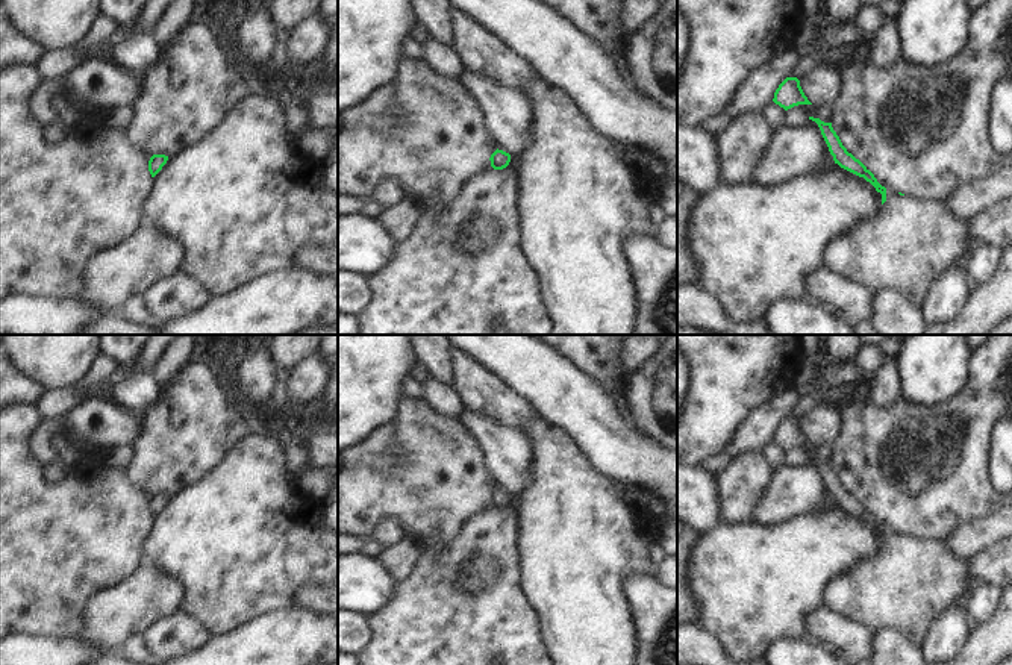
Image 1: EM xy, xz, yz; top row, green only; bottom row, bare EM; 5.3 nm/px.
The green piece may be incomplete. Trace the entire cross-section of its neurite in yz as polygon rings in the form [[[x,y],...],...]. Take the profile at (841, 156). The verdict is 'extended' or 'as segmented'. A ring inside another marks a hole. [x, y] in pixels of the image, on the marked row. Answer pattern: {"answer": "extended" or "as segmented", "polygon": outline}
{"answer": "extended", "polygon": [[[809,117],[809,120],[818,124],[835,164],[864,177],[882,194],[882,208],[877,215],[850,227],[829,242],[826,267],[873,288],[874,292],[879,289],[897,289],[921,308],[929,294],[930,283],[944,270],[959,265],[962,254],[968,250],[973,238],[968,229],[970,220],[956,215],[942,200],[915,198],[888,191],[859,159],[847,151],[832,123],[824,123],[814,117]]]}

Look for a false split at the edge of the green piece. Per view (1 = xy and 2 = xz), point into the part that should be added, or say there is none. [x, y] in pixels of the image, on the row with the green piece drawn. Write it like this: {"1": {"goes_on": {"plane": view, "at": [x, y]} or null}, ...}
{"1": {"goes_on": null}, "2": {"goes_on": null}}

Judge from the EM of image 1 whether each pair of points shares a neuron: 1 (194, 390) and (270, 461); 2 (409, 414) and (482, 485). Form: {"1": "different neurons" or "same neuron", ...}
{"1": "different neurons", "2": "same neuron"}

